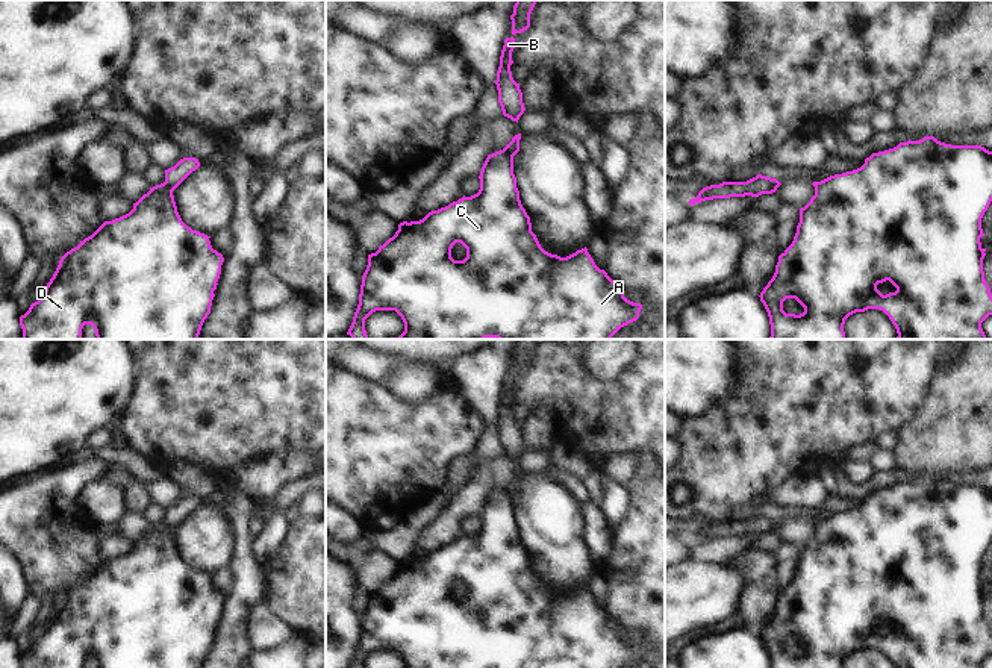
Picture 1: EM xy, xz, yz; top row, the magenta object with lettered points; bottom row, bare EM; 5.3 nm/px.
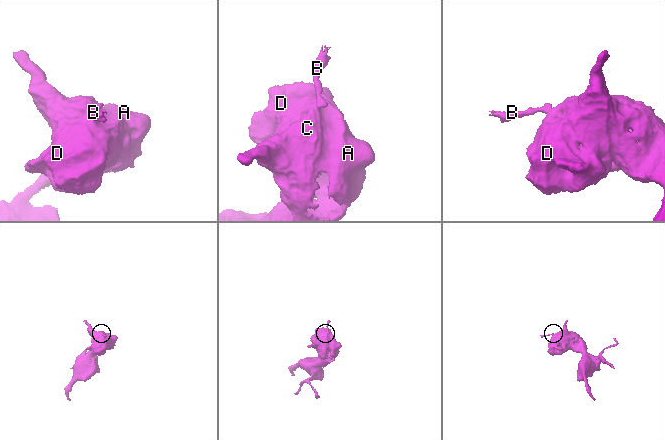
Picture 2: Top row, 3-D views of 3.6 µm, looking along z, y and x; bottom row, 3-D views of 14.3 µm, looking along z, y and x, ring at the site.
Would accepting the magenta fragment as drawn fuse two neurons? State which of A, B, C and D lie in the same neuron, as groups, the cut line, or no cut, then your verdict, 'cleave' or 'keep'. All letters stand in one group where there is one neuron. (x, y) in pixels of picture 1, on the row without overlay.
A C D / B; cut in xz along (502, 490), (512, 499); cleave

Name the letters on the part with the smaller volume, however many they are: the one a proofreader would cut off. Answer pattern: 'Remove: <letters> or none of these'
Remove: B

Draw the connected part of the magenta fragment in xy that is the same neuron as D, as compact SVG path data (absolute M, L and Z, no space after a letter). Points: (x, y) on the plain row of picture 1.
M164 523L156 524L133 542L133 548L129 553L112 560L105 560L91 576L80 580L77 586L61 597L42 636L32 642L29 650L20 656L20 665L21 668L83 668L85 663L91 663L94 668L201 668L211 653L212 639L215 636L214 630L217 629L224 601L223 594L212 588L209 577L211 576L188 567L177 551L173 530Z

